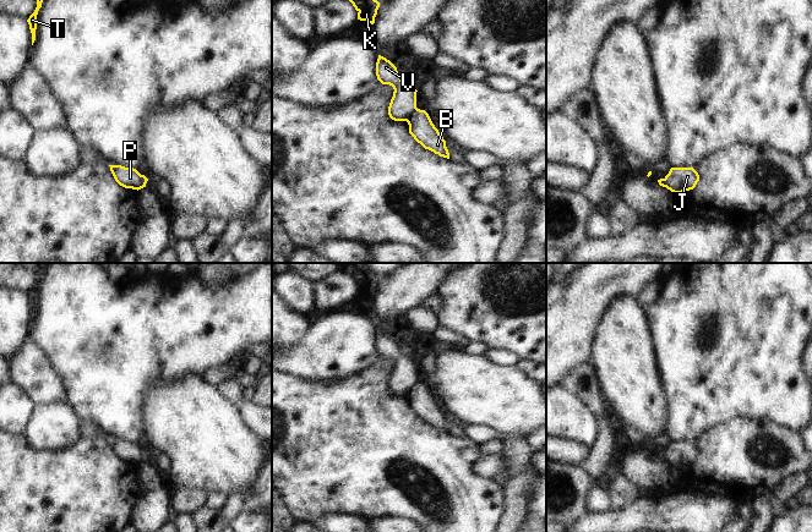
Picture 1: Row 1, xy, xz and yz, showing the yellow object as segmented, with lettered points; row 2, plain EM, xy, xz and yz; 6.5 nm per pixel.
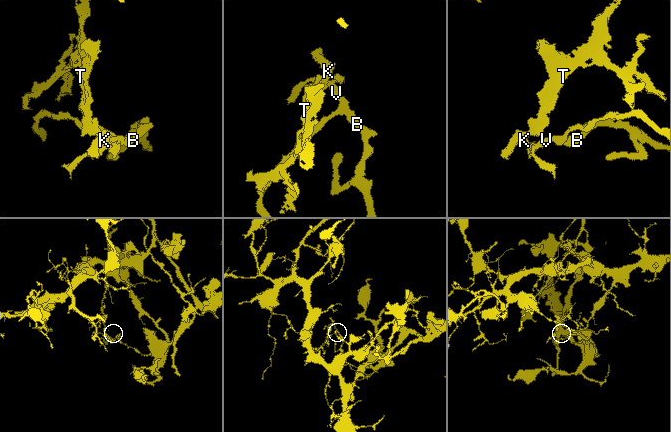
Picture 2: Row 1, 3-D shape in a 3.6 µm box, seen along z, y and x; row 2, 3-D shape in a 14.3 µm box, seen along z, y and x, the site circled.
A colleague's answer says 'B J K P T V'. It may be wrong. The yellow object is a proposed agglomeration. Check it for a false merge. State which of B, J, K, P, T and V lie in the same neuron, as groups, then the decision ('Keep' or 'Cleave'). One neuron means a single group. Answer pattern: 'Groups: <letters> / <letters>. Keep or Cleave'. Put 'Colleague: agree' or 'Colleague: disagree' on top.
Colleague: disagree
Groups: B J / K P T V. Cleave

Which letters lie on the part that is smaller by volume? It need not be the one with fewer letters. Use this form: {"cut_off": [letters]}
{"cut_off": ["K", "P", "T", "V"]}

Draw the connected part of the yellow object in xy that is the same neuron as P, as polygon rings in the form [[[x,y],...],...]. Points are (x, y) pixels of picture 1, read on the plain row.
[[[109,439],[115,455],[125,461],[132,464],[141,464],[141,448],[133,441],[125,441],[121,439]]]

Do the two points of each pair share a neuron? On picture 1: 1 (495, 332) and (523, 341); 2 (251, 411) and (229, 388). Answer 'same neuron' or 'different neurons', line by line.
1: same neuron
2: same neuron

